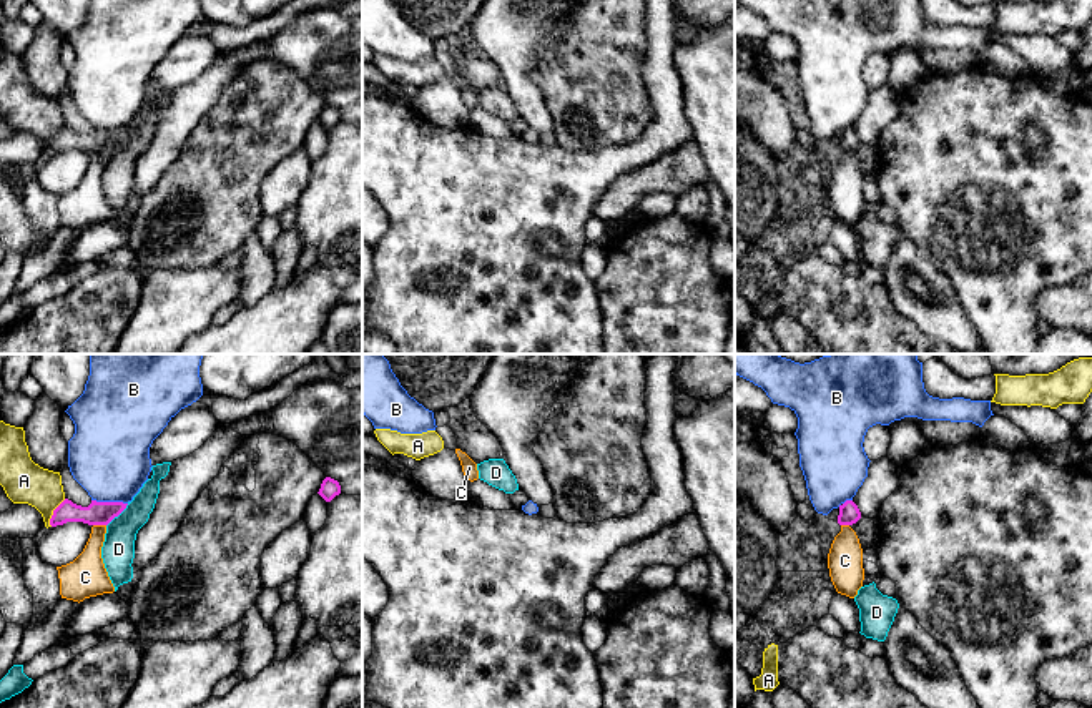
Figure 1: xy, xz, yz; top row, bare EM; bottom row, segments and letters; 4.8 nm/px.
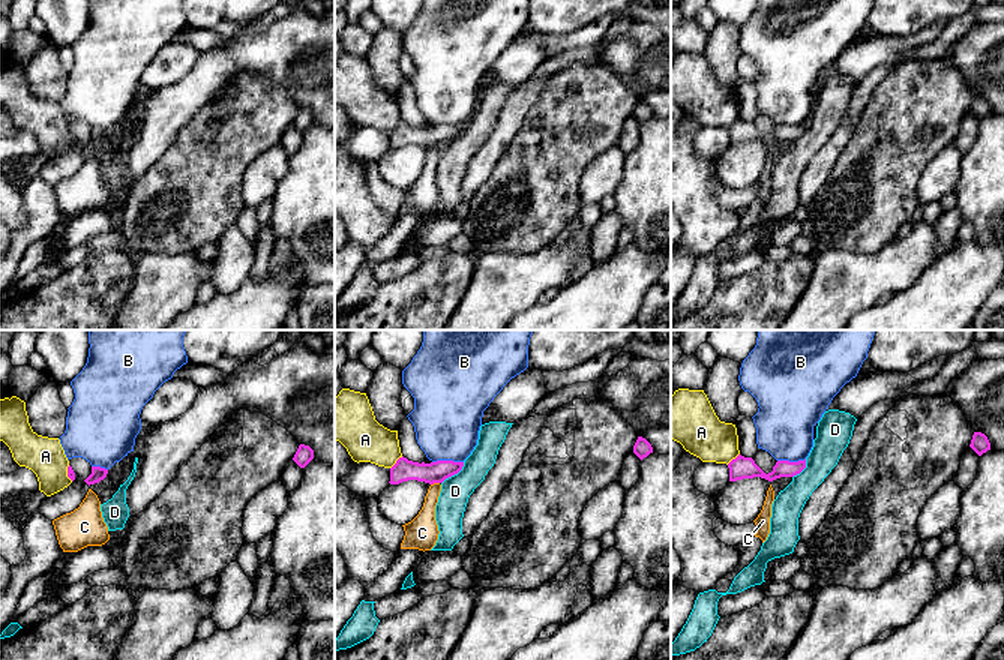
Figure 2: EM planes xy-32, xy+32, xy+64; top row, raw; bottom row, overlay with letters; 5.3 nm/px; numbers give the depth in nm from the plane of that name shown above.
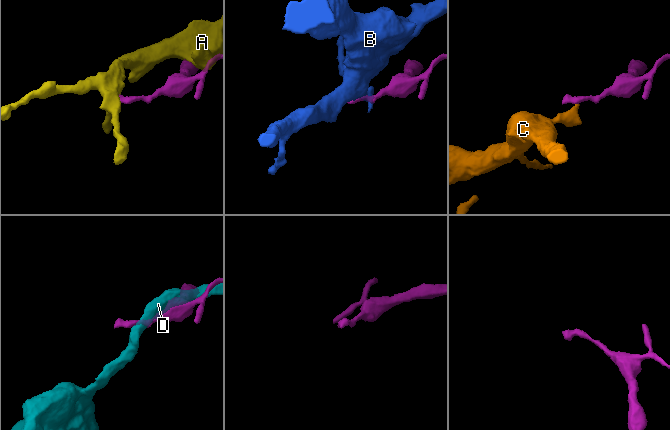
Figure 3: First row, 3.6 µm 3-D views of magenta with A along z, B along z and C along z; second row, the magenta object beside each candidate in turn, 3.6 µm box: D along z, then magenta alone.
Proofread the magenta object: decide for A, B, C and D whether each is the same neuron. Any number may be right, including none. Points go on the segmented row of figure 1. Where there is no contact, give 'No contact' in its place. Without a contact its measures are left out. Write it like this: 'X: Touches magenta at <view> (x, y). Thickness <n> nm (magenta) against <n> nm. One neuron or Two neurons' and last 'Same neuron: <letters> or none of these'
A: Touches magenta at xy (54, 512). Thickness 110 nm (magenta) against 200 nm. Two neurons
B: Touches magenta at xy (110, 502). Thickness 110 nm (magenta) against 400 nm. Two neurons
C: Touches magenta at xy (100, 524). Thickness 110 nm (magenta) against 190 nm. Two neurons
D: Touches magenta at xy (117, 516). Thickness 110 nm (magenta) against 160 nm. Two neurons
Same neuron: none of these

